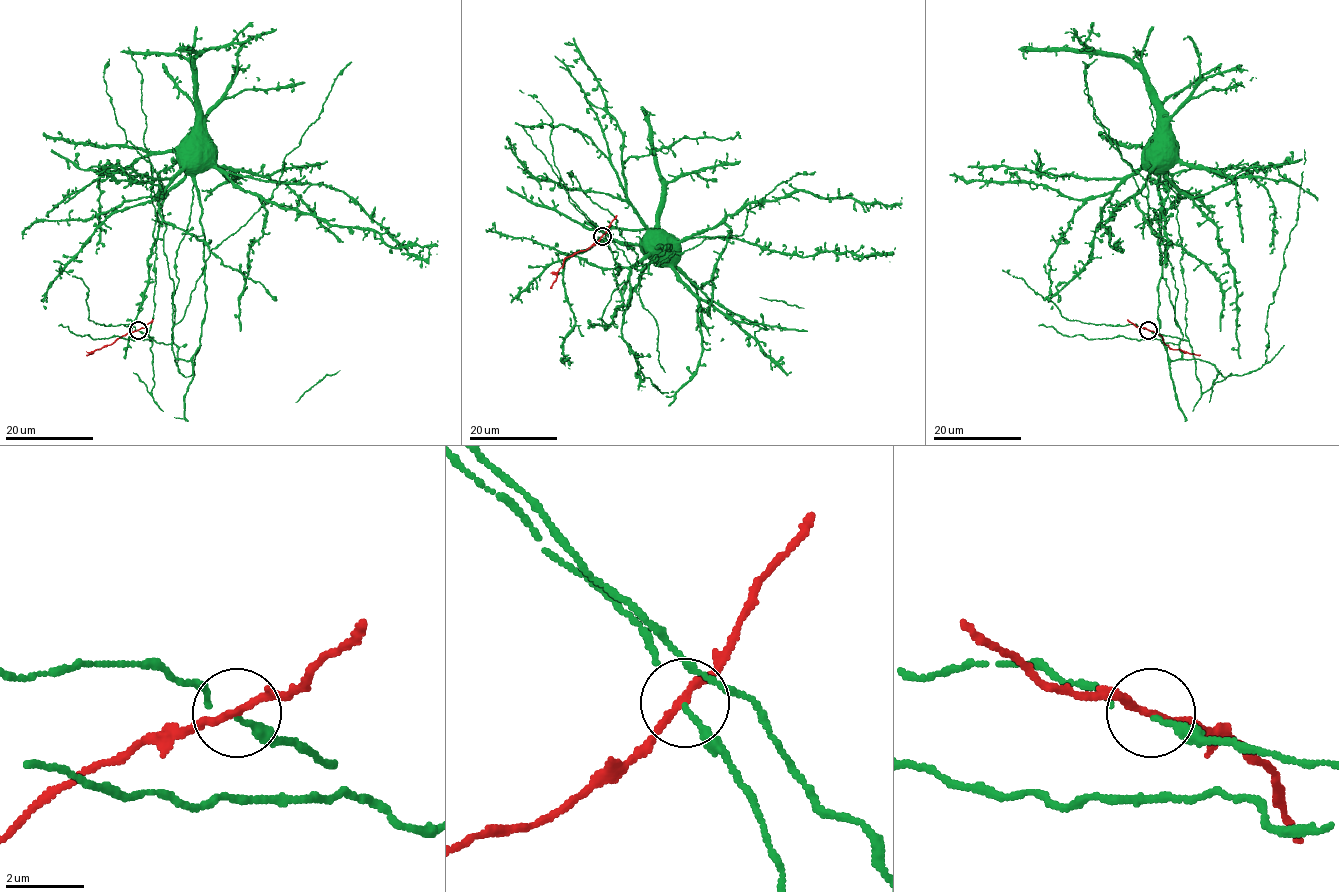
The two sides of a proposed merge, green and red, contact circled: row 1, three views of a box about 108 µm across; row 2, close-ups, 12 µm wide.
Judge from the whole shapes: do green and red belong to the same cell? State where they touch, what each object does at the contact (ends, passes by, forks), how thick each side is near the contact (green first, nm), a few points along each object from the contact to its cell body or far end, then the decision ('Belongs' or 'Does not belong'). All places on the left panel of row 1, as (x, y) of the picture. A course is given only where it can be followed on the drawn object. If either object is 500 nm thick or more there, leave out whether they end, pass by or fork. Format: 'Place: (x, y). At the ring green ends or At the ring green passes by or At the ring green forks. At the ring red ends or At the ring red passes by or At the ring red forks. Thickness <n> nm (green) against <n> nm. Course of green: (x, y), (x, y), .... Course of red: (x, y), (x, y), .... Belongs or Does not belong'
Place: (138, 330). At the ring green ends. At the ring red passes by. Thickness 120 nm (green) against 170 nm. Course of green: (138, 330), (153, 338), (156, 221), (134, 54), (181, 55), (190, 64), (208, 152). Course of red: (138, 330), (127, 332), (86, 355). Does not belong

